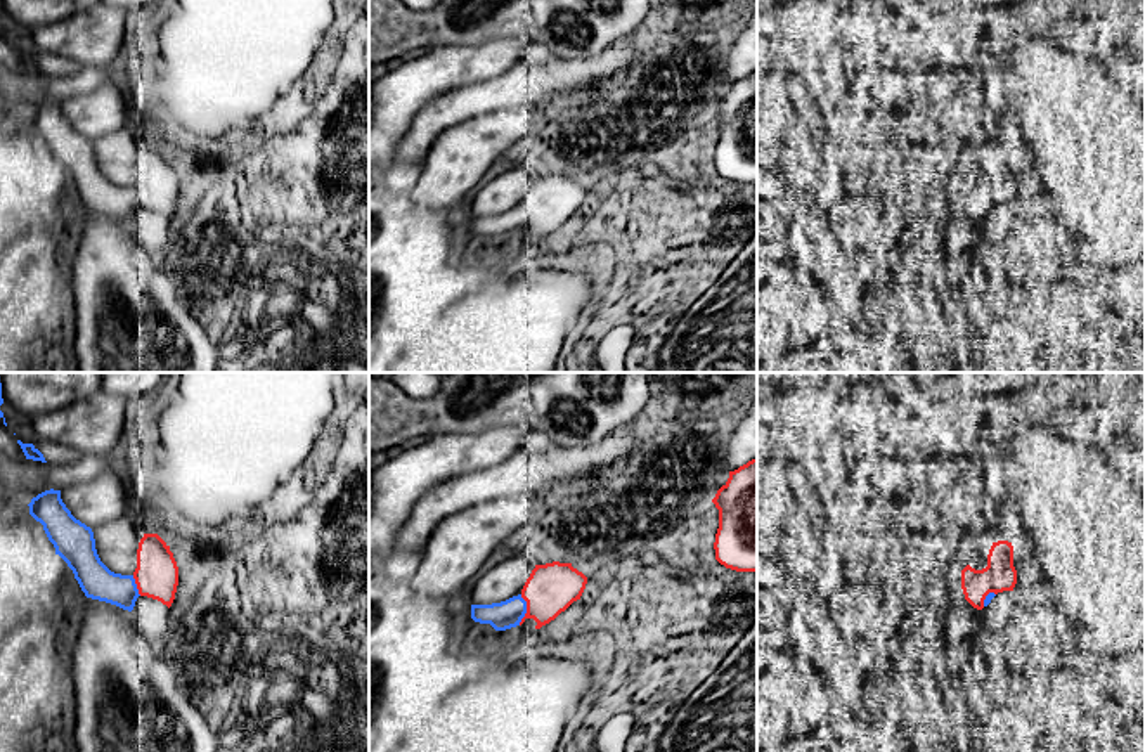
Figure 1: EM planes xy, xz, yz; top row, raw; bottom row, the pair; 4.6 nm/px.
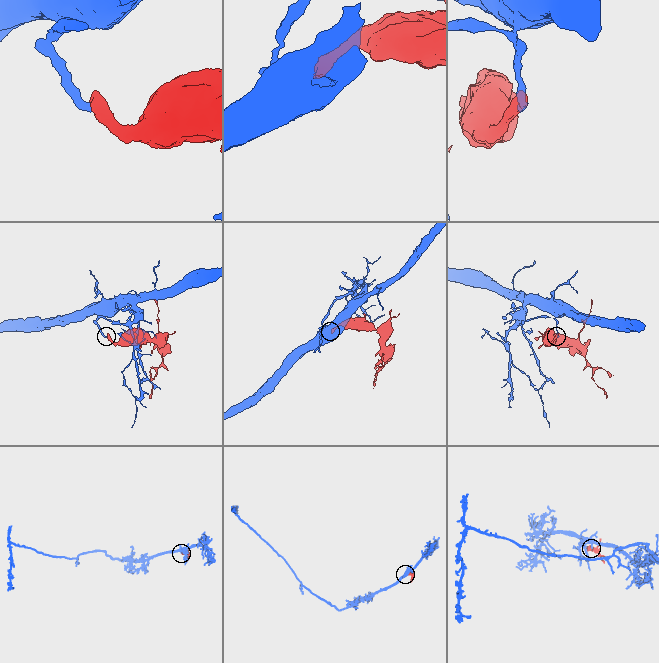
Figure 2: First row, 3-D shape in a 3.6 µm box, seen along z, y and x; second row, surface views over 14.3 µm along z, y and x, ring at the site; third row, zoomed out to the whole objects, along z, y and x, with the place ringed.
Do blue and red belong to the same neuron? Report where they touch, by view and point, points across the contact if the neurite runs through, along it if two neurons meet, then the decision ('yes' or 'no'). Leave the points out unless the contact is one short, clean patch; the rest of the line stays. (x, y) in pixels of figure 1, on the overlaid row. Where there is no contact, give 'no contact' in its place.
xz (525, 610) | yes

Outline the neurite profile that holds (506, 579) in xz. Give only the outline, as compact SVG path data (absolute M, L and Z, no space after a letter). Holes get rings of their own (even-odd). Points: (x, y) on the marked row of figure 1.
M514 553L482 575L466 600L469 605L492 605L518 596L534 568L530 558Z

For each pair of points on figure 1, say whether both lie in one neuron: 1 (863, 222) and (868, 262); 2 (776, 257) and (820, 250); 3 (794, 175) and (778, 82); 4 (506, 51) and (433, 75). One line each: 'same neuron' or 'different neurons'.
1: different neurons
2: same neuron
3: same neuron
4: same neuron

